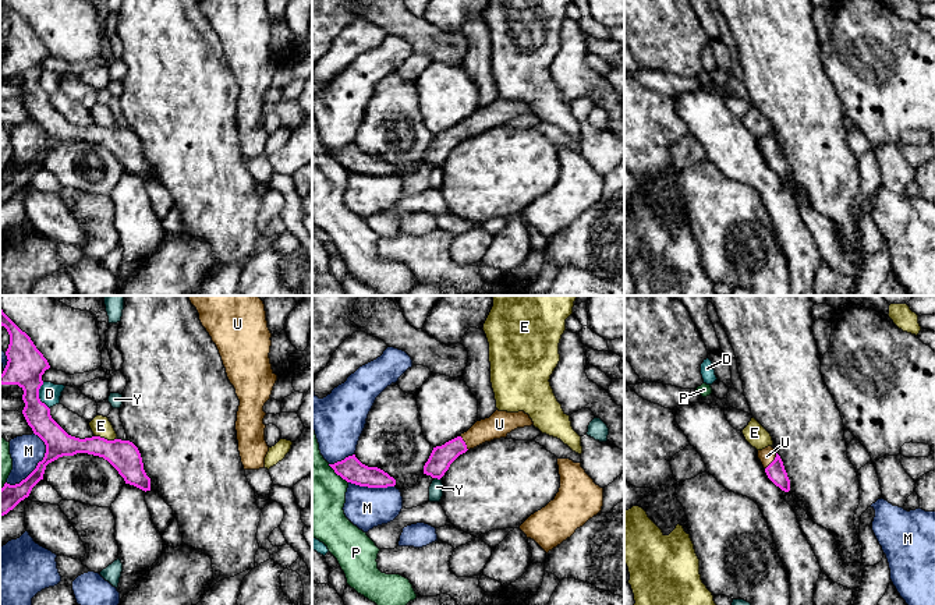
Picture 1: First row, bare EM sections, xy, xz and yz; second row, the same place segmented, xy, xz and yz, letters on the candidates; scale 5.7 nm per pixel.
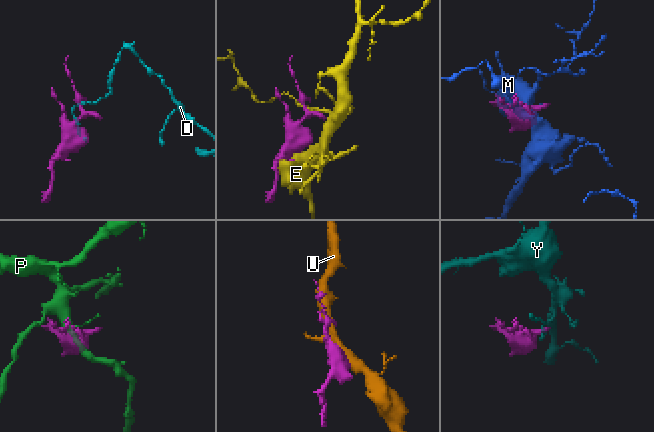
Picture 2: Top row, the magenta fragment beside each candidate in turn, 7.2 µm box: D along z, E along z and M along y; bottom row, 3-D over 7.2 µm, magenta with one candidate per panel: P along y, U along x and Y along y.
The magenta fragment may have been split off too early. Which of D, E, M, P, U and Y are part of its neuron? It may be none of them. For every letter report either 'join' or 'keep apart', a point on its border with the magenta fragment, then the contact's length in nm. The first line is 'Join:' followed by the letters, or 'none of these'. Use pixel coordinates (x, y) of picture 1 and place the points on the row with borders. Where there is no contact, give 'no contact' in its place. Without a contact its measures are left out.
Join: U
D: keep apart | xy (38, 396) | 170 nm
E: keep apart | xy (106, 439) | 130 nm
M: keep apart | xy (36, 466) | 340 nm
P: keep apart | xz (337, 474) | 160 nm
U: join | yz (772, 462) | 120 nm
Y: keep apart | xz (438, 478) | 40 nm

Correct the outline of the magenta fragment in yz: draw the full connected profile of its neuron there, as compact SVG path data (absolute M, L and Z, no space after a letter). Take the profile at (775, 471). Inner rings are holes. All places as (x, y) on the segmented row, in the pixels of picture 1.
M772 446L758 450L758 459L761 460L768 478L779 487L782 491L790 491L790 480L785 470L780 456Z

